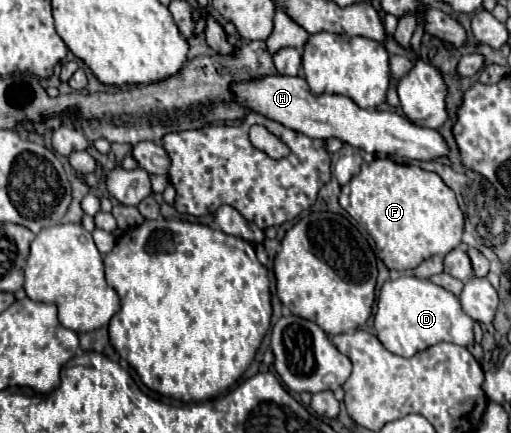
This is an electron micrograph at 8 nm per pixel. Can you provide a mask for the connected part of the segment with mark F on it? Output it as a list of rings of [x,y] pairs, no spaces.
[[[378,158],[370,164],[364,164],[362,170],[343,186],[339,196],[340,205],[374,238],[380,260],[390,270],[412,270],[422,260],[440,254],[446,256],[450,250],[460,246],[464,230],[464,214],[458,206],[456,194],[442,182],[434,172],[426,172],[418,166],[396,164],[390,158]]]

